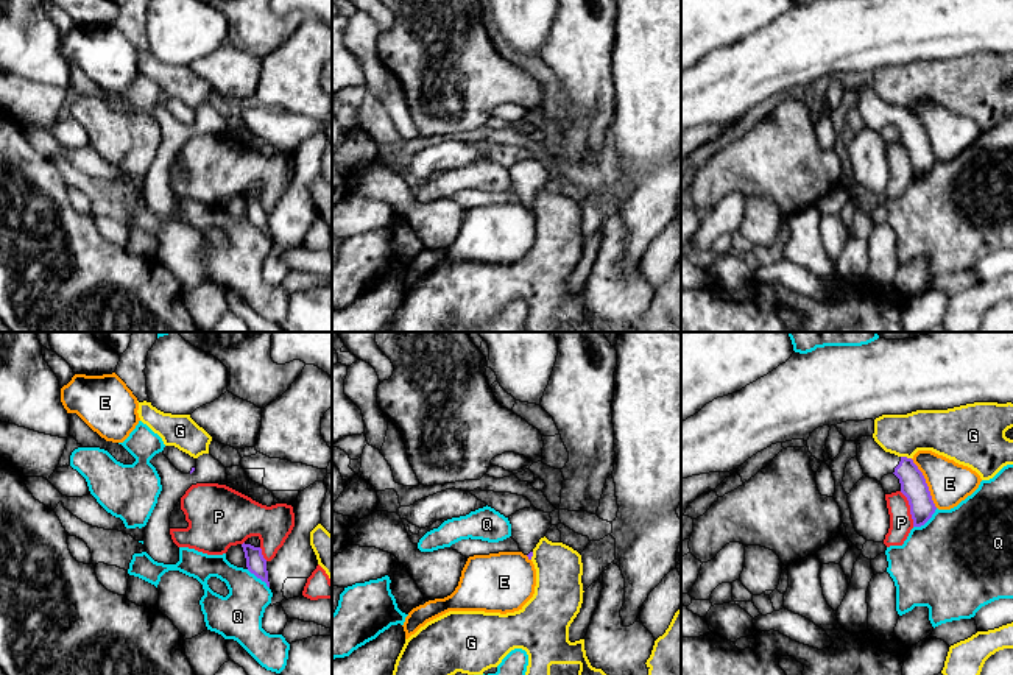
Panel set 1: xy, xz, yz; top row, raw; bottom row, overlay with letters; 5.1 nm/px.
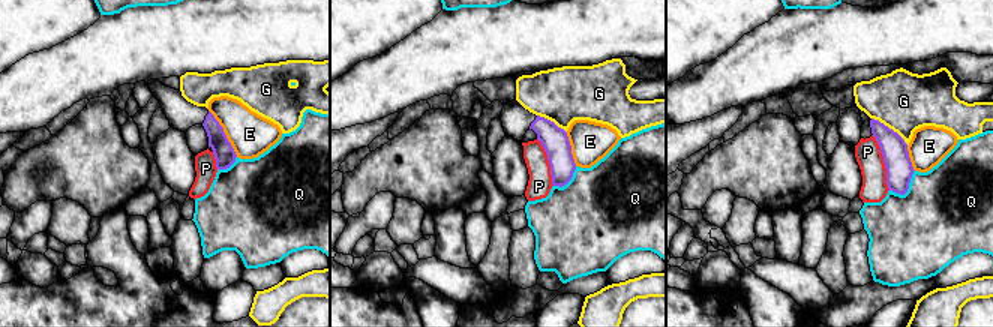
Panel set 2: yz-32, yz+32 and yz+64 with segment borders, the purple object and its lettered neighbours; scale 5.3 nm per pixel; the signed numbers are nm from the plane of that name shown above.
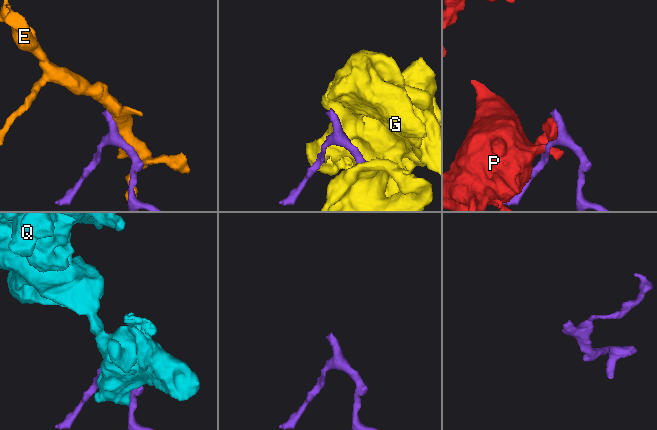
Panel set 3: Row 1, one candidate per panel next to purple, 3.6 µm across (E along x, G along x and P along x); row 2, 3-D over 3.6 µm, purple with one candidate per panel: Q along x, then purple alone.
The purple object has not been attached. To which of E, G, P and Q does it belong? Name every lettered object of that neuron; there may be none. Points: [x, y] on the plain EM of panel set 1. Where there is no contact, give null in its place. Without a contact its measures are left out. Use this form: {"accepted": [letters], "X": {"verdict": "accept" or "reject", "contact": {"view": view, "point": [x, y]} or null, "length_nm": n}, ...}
{"accepted": [], "E": {"verdict": "reject", "contact": {"view": "yz", "point": [926, 134]}, "length_nm": 300}, "G": {"verdict": "reject", "contact": {"view": "yz", "point": [906, 108]}, "length_nm": 60}, "P": {"verdict": "reject", "contact": {"view": "yz", "point": [910, 159]}, "length_nm": 200}, "Q": {"verdict": "reject", "contact": {"view": "yz", "point": [926, 172]}, "length_nm": 160}}

